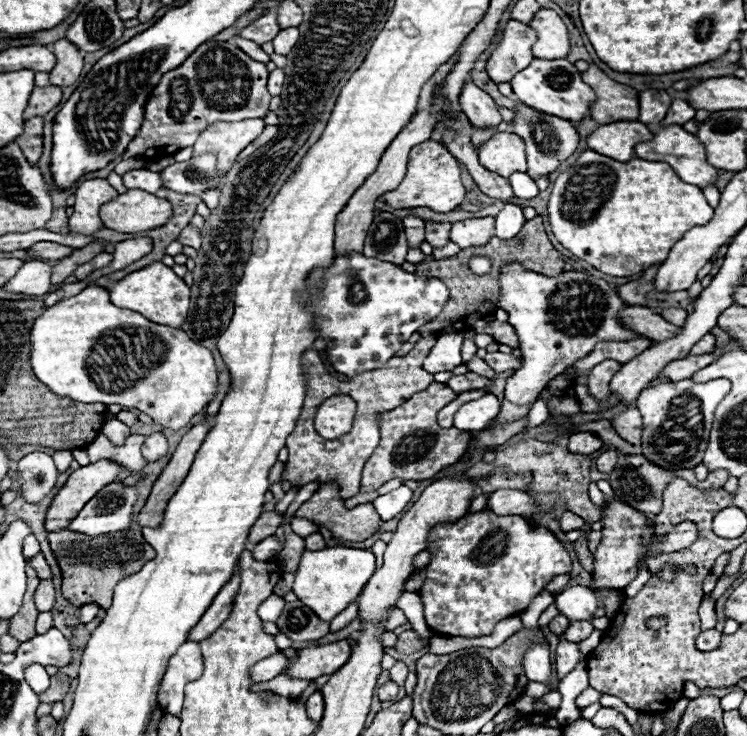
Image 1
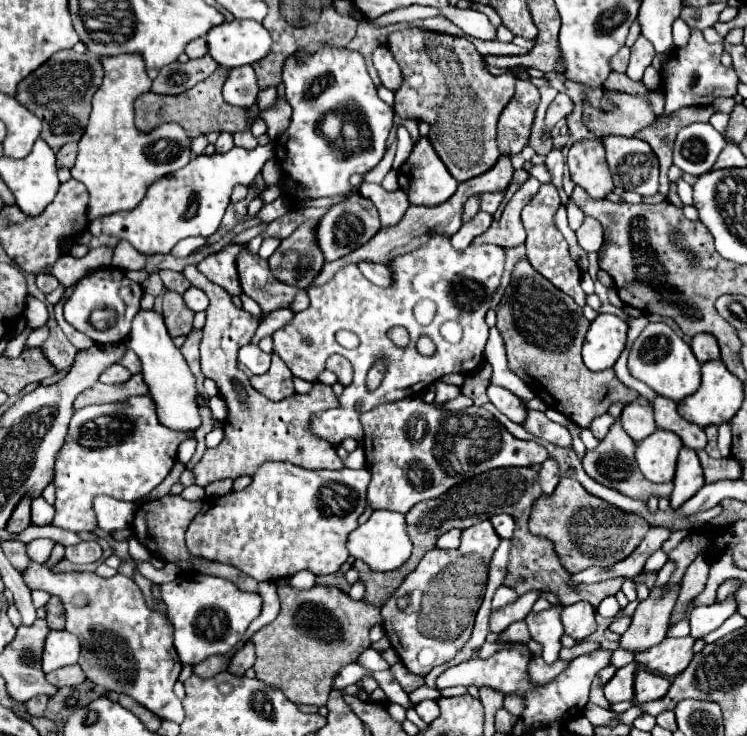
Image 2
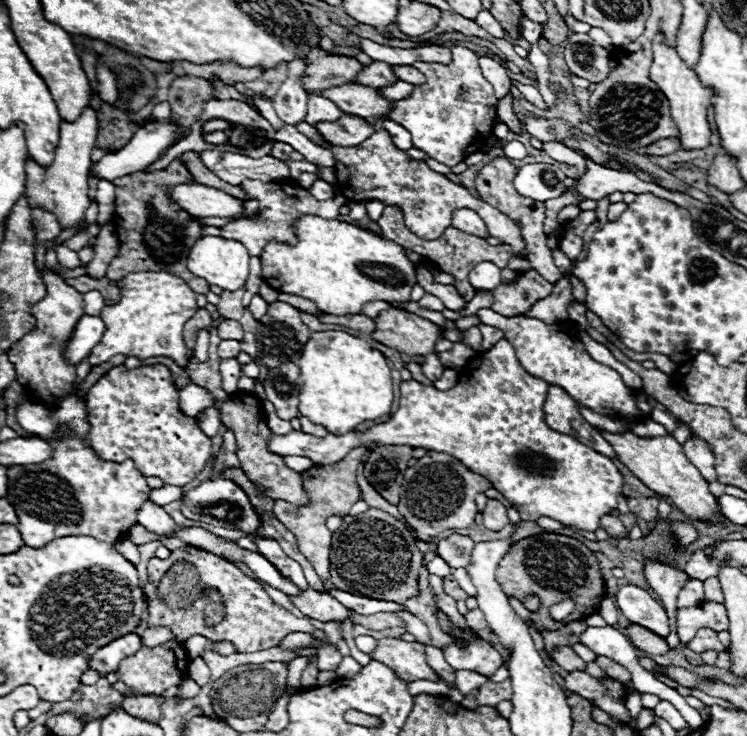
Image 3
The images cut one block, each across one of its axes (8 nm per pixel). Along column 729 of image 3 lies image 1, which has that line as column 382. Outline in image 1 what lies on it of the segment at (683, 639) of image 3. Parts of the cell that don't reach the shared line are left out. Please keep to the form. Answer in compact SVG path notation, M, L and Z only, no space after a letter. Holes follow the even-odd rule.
M392 608L390 614L388 614L388 618L386 618L386 622L382 622L382 626L384 626L386 630L394 630L396 626L400 626L400 624L404 624L404 622L406 622L404 612L400 612L398 608Z

